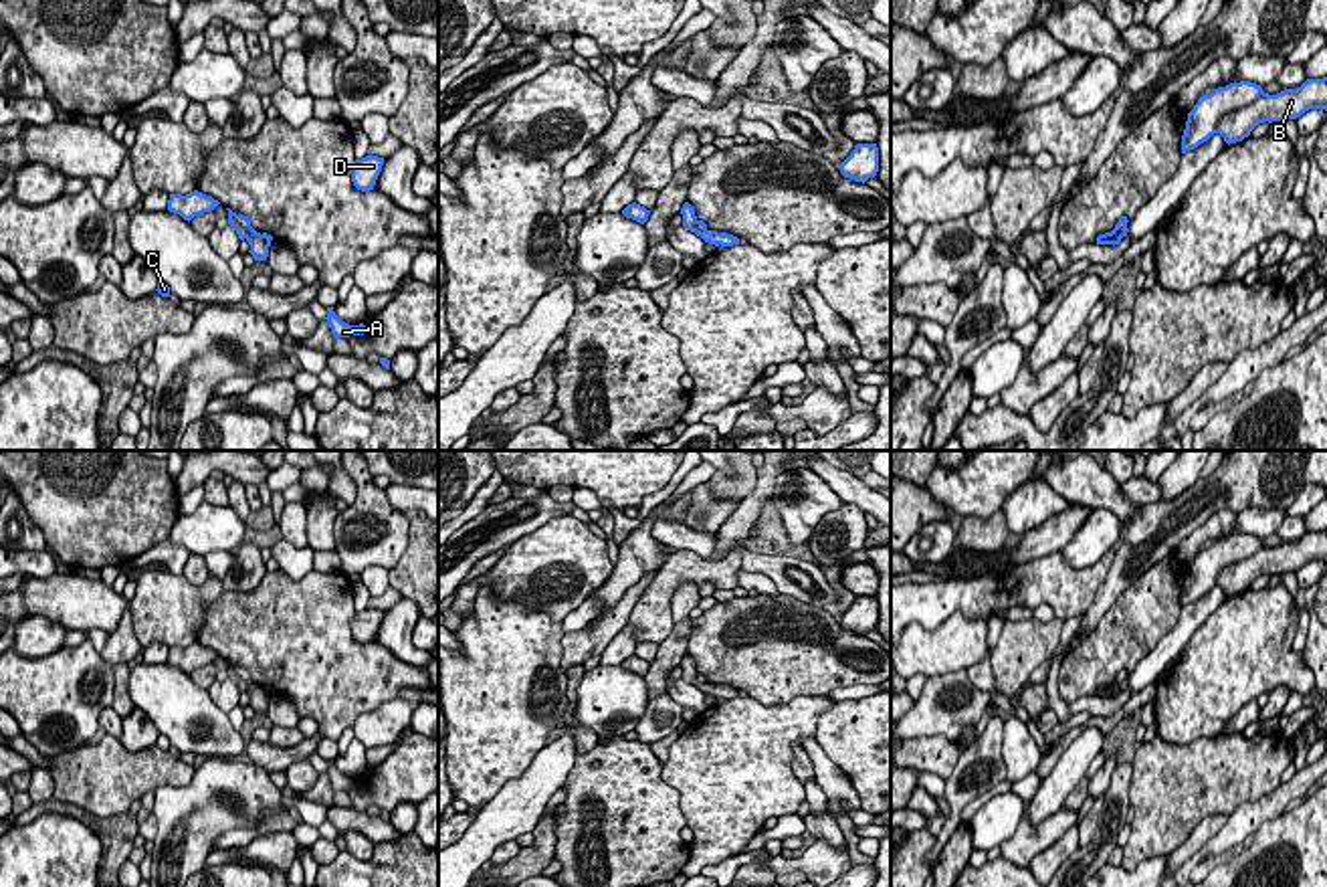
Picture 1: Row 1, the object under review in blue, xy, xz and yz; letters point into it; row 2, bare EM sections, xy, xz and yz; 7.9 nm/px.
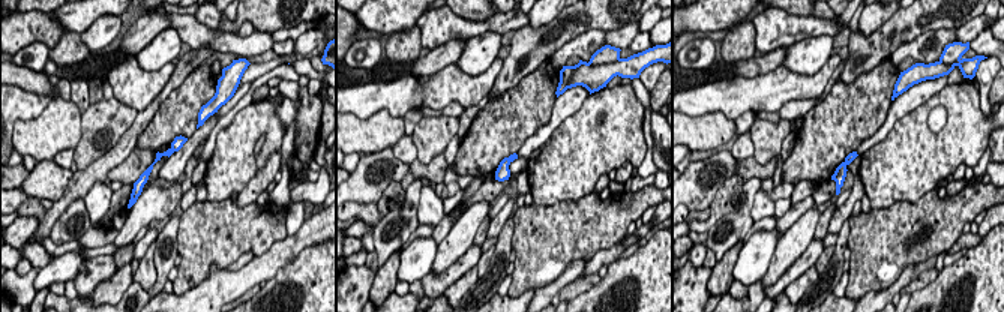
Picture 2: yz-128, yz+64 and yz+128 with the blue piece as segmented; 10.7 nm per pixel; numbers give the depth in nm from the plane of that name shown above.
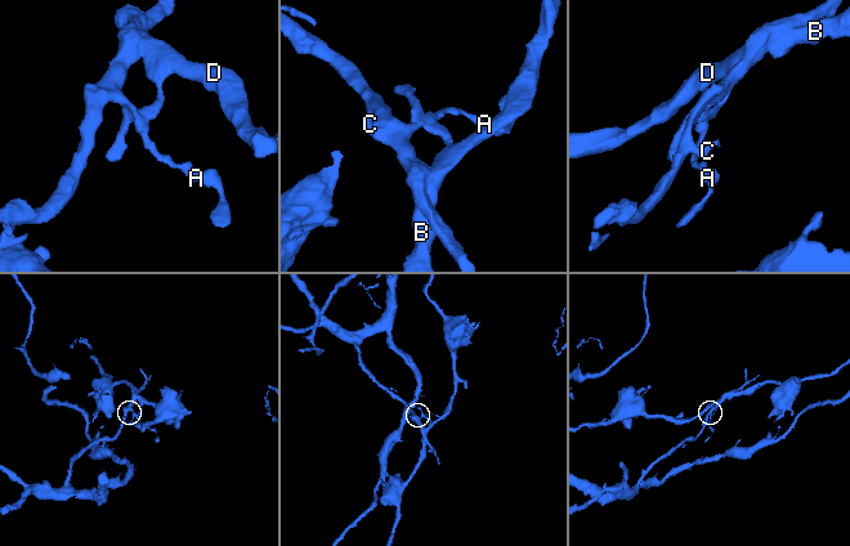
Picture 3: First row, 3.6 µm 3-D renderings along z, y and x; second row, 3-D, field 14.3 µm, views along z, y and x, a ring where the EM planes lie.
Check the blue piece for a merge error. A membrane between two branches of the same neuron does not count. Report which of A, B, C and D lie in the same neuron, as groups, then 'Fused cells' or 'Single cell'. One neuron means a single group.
Groups: A C / B D. Fused cells

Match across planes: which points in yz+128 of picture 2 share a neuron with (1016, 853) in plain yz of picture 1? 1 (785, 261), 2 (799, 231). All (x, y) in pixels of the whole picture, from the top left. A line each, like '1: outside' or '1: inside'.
1: outside
2: outside

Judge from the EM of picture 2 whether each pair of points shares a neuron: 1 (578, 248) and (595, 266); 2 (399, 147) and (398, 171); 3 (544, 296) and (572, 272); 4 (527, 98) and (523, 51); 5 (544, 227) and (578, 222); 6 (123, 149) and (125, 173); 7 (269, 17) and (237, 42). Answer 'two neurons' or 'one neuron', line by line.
1: two neurons
2: two neurons
3: one neuron
4: two neurons
5: one neuron
6: two neurons
7: two neurons

